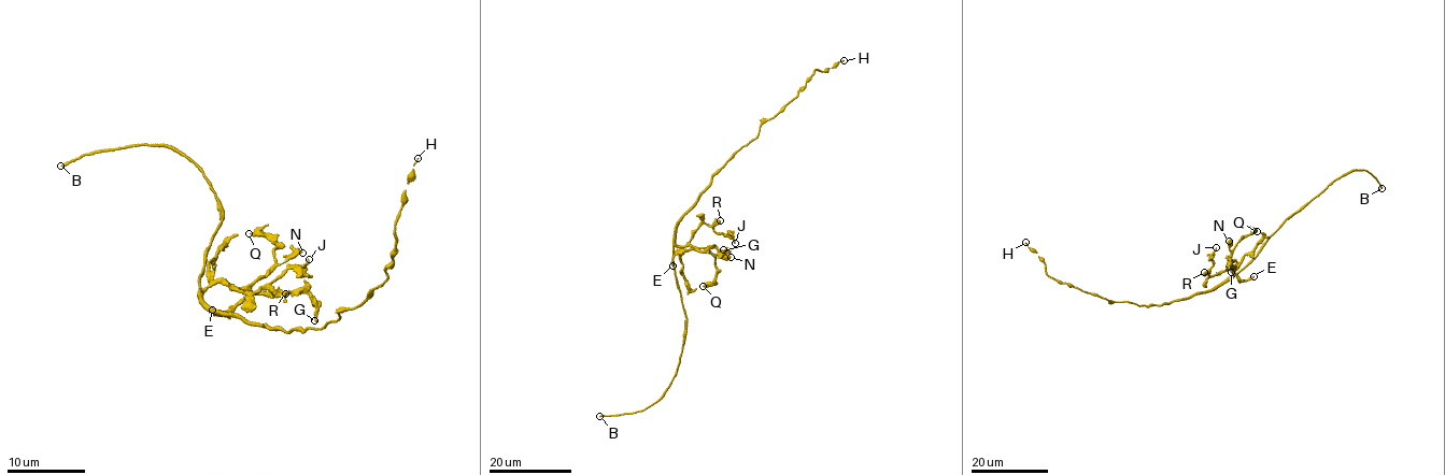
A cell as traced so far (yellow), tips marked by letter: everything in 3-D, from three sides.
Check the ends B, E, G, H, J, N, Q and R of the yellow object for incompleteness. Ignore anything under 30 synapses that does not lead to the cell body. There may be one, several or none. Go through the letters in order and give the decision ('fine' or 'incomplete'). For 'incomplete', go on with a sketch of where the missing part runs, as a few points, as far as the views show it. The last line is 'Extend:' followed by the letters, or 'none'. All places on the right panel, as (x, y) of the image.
B: incomplete; course (1382, 188), (1387, 229), (1361, 276), (1375, 274), (1335, 311), (1301, 360), (1314, 393), (1332, 369), (1331, 358)
E: fine
G: fine
H: fine
J: fine
N: fine
Q: fine
R: fine
Extend: B

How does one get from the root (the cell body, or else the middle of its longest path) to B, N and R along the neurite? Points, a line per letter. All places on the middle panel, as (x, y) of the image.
B: (679, 224), (673, 262), (686, 331), (677, 370), (661, 399), (645, 409), (599, 416)
N: (679, 224), (675, 242), (679, 246), (706, 247), (714, 254), (731, 257)
R: (679, 224), (675, 242), (682, 246), (688, 244), (702, 224), (714, 225), (720, 220)

